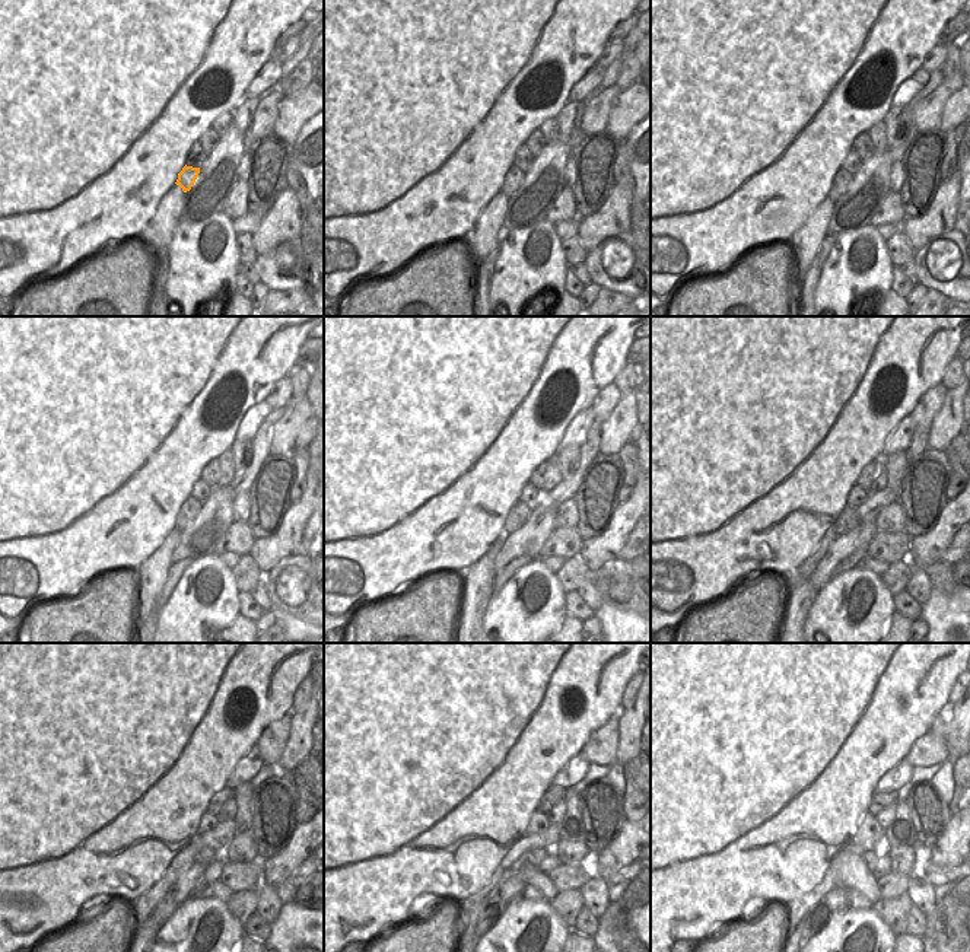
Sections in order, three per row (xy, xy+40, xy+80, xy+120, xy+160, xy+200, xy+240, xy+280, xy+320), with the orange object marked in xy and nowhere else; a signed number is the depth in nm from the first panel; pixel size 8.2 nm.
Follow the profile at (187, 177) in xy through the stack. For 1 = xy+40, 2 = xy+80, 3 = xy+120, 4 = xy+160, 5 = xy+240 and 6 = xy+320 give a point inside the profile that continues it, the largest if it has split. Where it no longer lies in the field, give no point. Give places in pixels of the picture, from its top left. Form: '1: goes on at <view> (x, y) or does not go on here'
1: goes on at xy+40 (514, 177)
2: goes on at xy+80 (842, 178)
3: goes on at xy+120 (188, 510)
4: goes on at xy+160 (517, 516)
5: goes on at xy+240 (206, 856)
6: goes on at xy+320 (870, 856)

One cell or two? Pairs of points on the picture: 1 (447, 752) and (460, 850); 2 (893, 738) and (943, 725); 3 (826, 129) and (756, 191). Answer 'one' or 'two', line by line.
1: one
2: two
3: one

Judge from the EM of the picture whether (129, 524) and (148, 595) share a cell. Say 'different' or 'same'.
different

